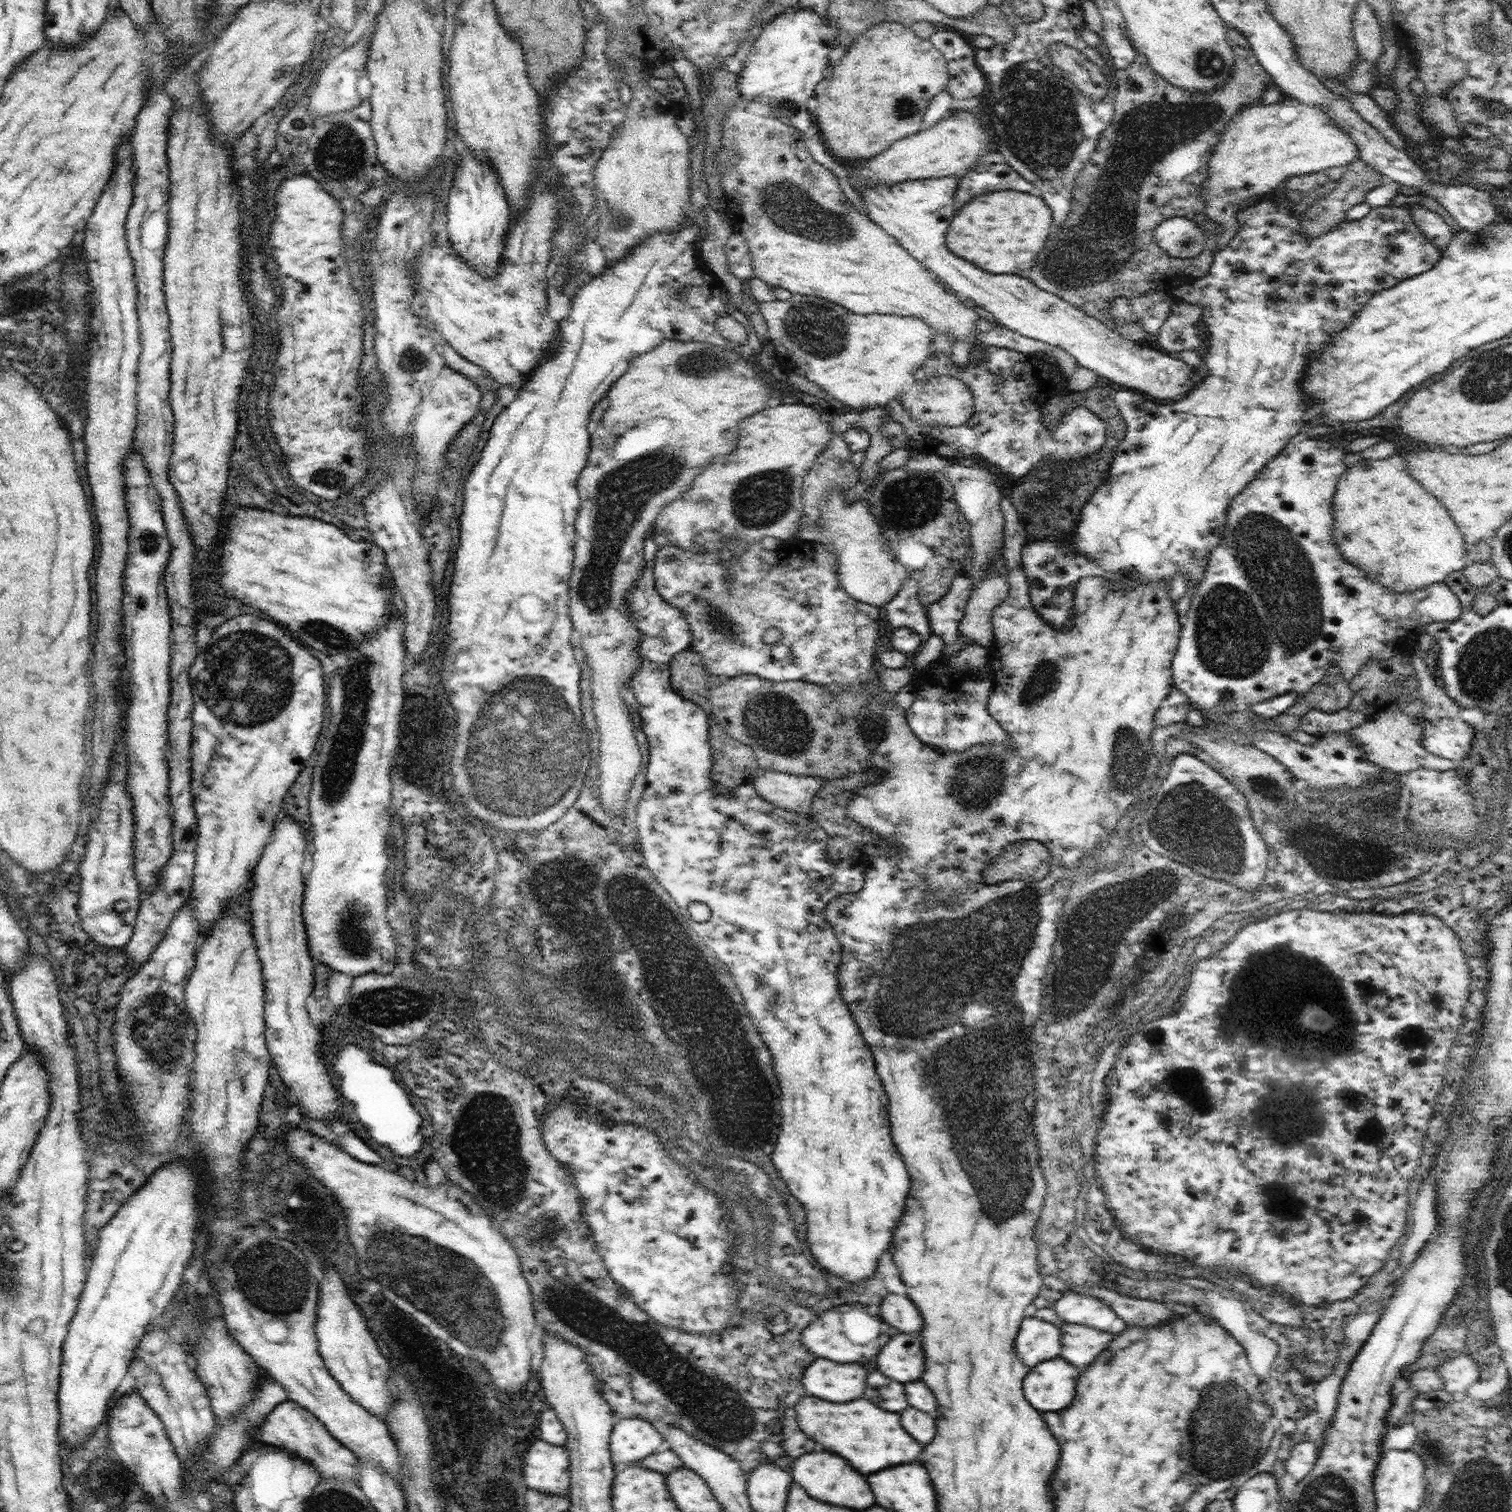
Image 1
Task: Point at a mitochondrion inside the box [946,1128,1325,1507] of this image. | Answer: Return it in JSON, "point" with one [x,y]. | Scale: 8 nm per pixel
{"point":[1231,1423]}

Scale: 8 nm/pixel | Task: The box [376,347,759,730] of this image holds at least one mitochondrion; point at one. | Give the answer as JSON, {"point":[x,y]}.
{"point":[621,496]}

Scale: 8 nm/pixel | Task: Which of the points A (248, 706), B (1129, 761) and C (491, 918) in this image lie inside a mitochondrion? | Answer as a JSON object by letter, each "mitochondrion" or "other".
{"A":"mitochondrion","B":"mitochondrion","C":"other"}

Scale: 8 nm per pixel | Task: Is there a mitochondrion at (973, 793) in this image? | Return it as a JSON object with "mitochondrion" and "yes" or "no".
{"mitochondrion":"yes"}

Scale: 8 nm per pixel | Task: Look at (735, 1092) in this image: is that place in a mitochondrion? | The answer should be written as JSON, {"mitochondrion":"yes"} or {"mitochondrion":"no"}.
{"mitochondrion":"yes"}

